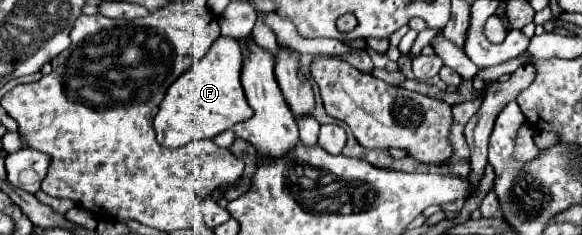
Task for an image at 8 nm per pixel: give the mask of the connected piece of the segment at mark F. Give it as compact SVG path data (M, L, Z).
M220 36L210 46L208 54L192 64L166 92L160 110L154 118L158 142L168 148L180 148L192 140L212 140L216 134L232 128L238 122L252 118L252 108L246 102L242 84L242 48L238 40Z

